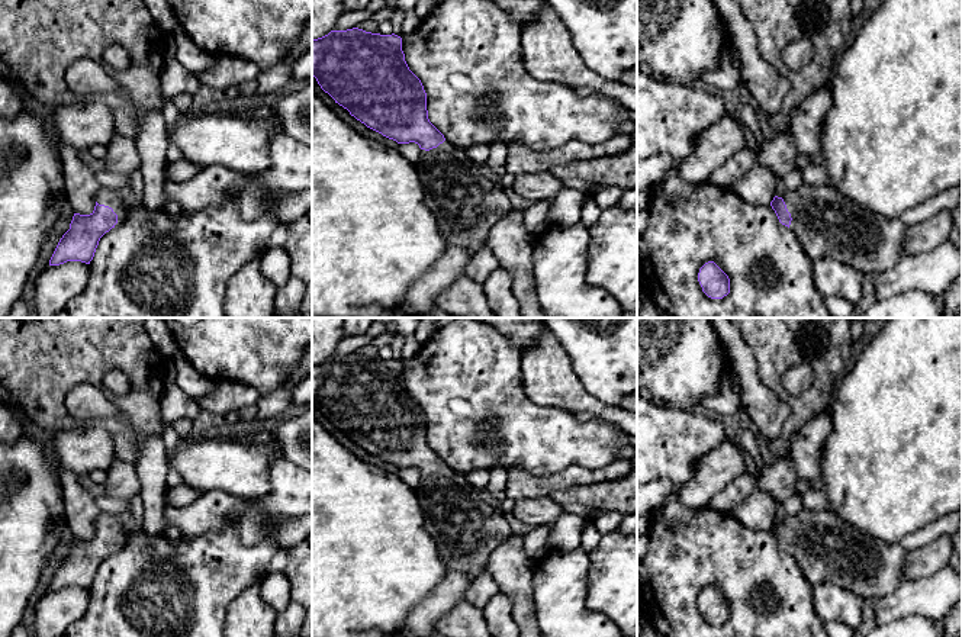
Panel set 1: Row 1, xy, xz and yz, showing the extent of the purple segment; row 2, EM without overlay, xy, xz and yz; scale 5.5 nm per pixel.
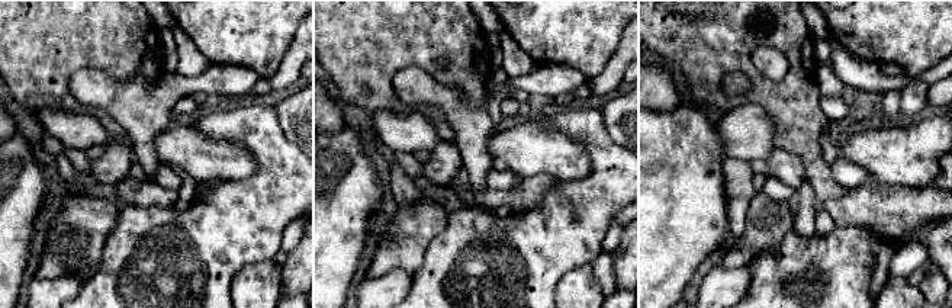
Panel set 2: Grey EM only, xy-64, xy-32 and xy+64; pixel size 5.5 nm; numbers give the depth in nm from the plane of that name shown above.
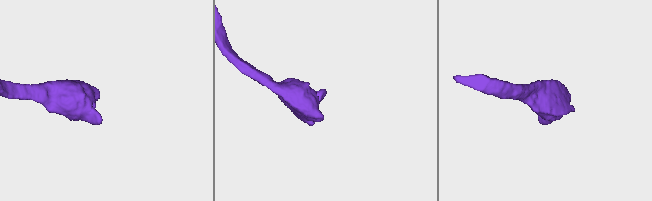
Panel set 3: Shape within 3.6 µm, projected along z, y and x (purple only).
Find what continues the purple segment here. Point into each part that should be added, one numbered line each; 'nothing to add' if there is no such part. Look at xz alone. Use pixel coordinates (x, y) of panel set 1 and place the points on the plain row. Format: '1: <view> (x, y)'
1: xz (466, 527)

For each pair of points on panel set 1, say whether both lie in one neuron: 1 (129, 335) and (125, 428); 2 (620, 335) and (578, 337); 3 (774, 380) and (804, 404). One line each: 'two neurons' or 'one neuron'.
1: one neuron
2: one neuron
3: one neuron

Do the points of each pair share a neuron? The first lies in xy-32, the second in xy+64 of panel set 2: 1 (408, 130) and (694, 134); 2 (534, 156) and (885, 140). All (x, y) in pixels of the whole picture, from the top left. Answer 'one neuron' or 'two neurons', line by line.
1: two neurons
2: one neuron

